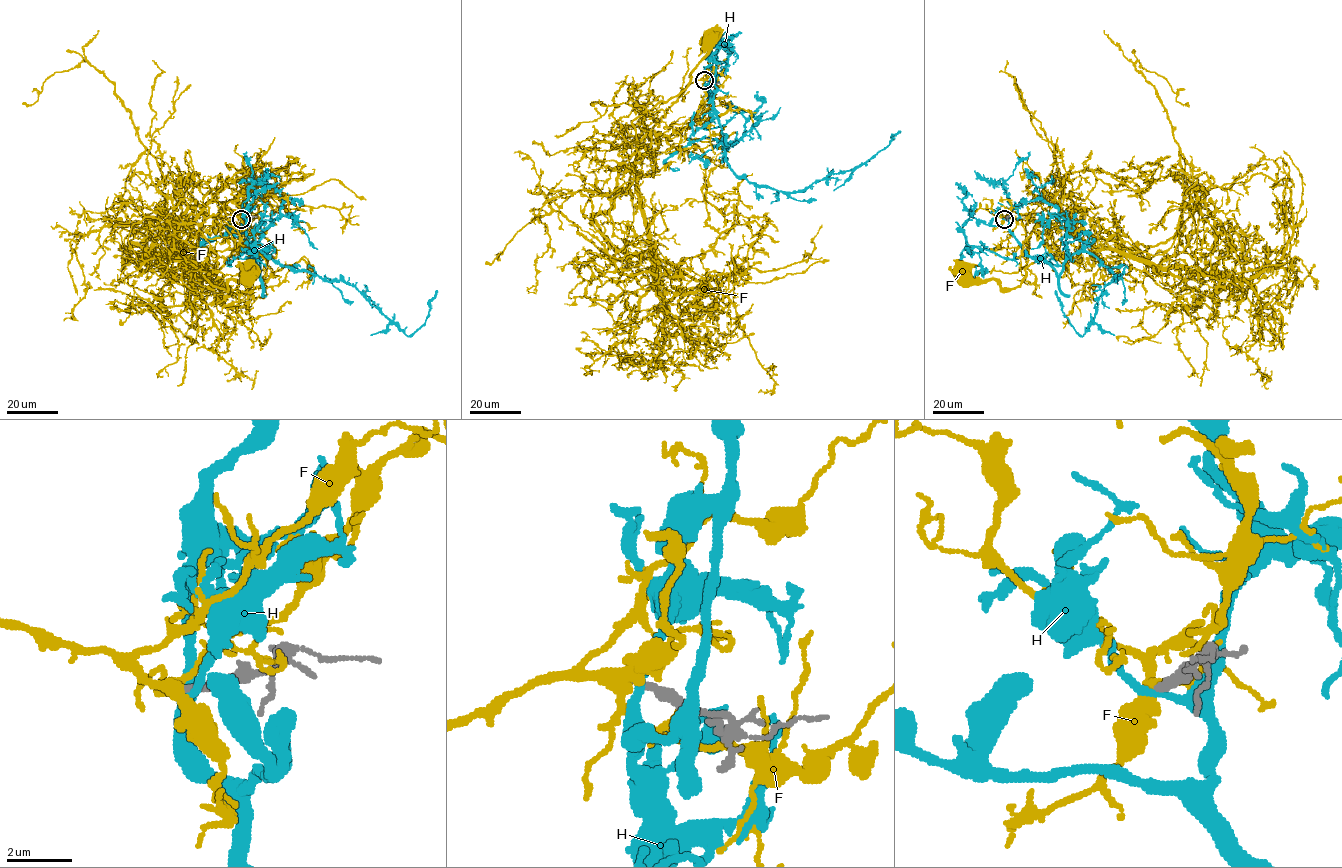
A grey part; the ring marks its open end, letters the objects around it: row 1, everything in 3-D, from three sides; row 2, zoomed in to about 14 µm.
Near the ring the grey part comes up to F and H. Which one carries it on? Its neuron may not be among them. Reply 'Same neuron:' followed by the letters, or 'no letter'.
Same neuron: no letter

